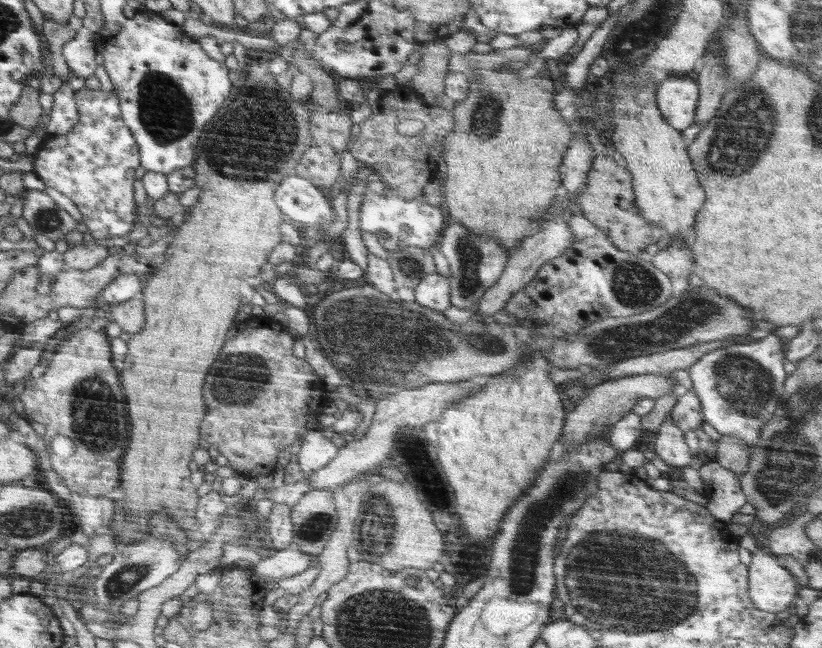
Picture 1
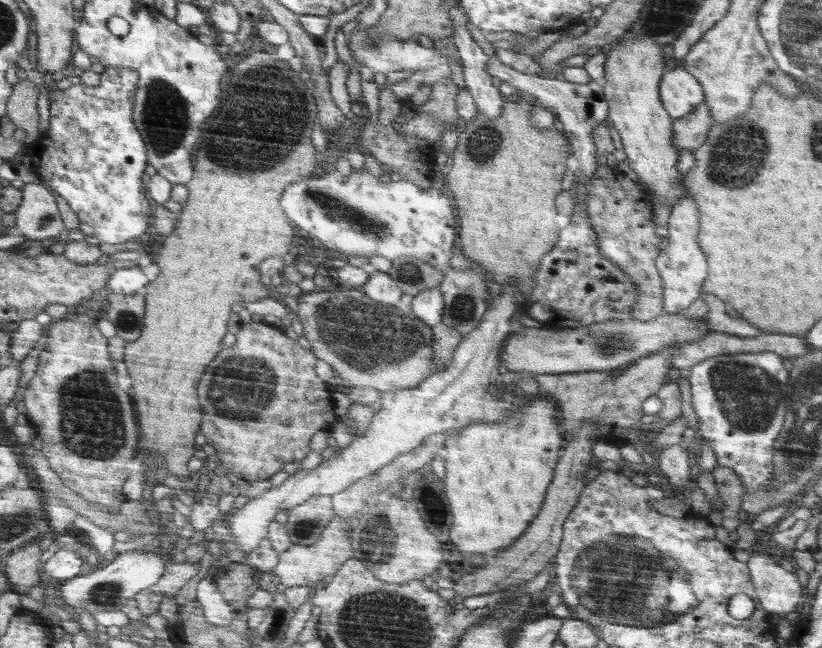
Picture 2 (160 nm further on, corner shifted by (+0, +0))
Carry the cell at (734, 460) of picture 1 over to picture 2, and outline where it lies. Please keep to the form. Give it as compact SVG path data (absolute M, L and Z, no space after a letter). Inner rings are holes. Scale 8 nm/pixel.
M716 466L713 471L718 496L722 499L722 526L728 533L734 532L742 523L739 518L745 488L740 477L728 467Z

